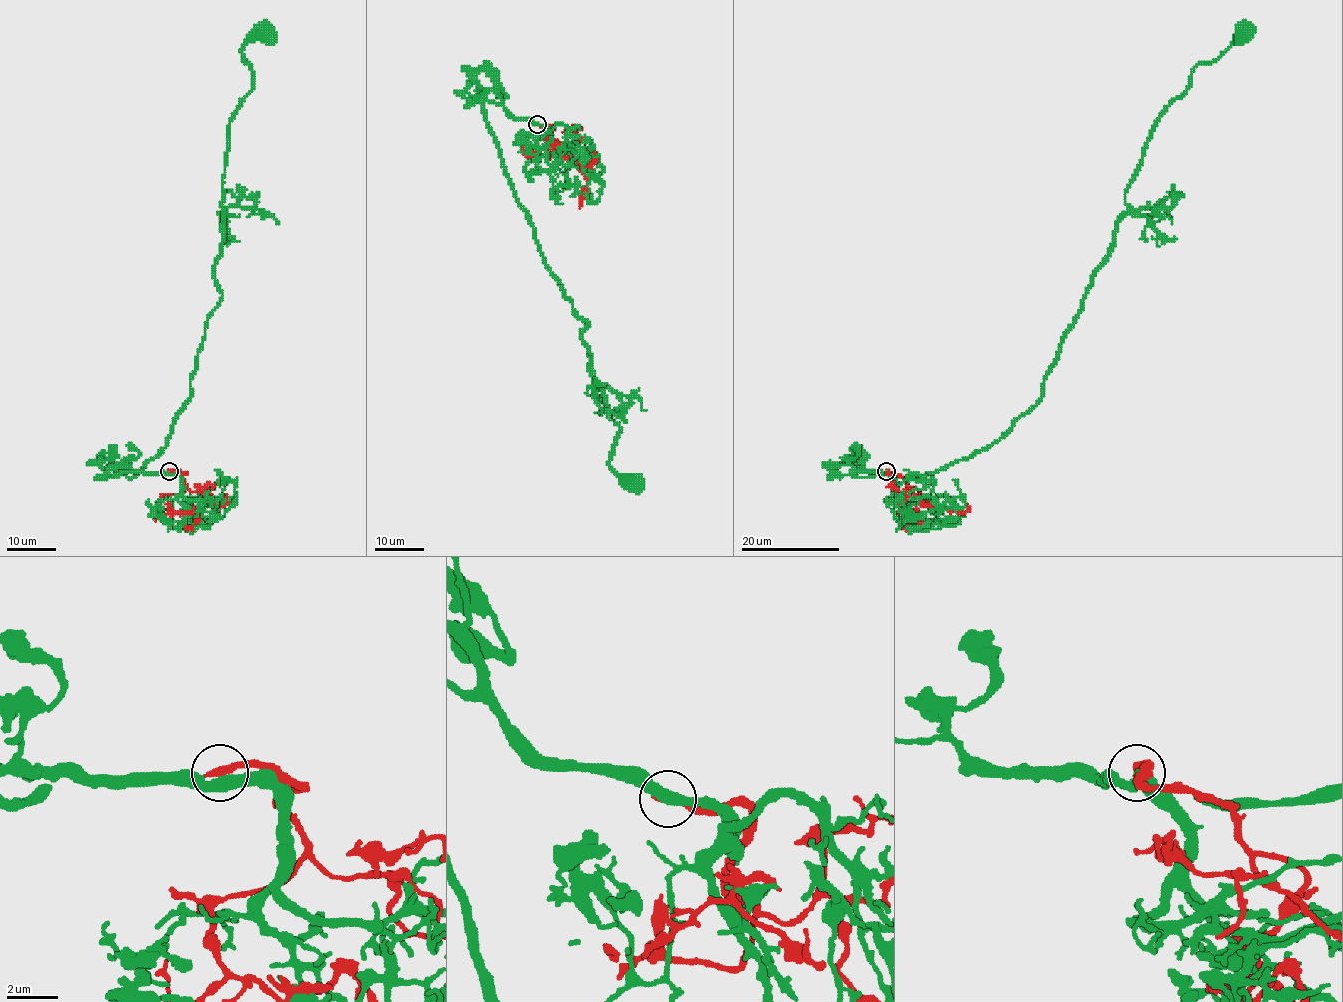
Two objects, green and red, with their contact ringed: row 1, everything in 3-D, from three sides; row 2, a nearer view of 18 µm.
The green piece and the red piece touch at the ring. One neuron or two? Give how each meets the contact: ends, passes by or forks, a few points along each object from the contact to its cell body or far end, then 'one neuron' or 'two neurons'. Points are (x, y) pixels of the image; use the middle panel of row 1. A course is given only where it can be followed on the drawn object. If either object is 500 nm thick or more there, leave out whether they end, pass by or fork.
green passes by | red ends | green via (537, 124), (484, 96), (542, 261), (589, 323), (589, 367), (619, 429), (610, 468), (633, 482) | red via (537, 124), (551, 125), (549, 141), (559, 149), (568, 144), (570, 158), (584, 176), (586, 188), (580, 206) | two neurons

